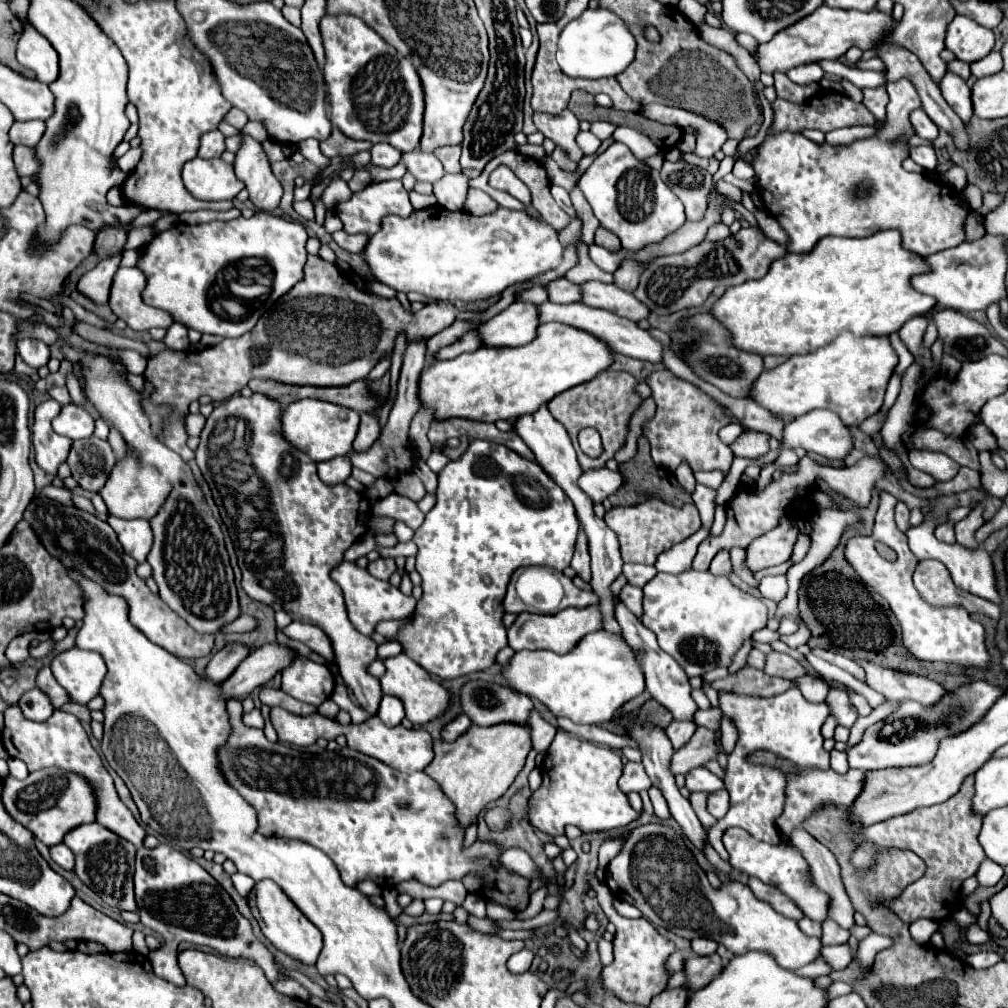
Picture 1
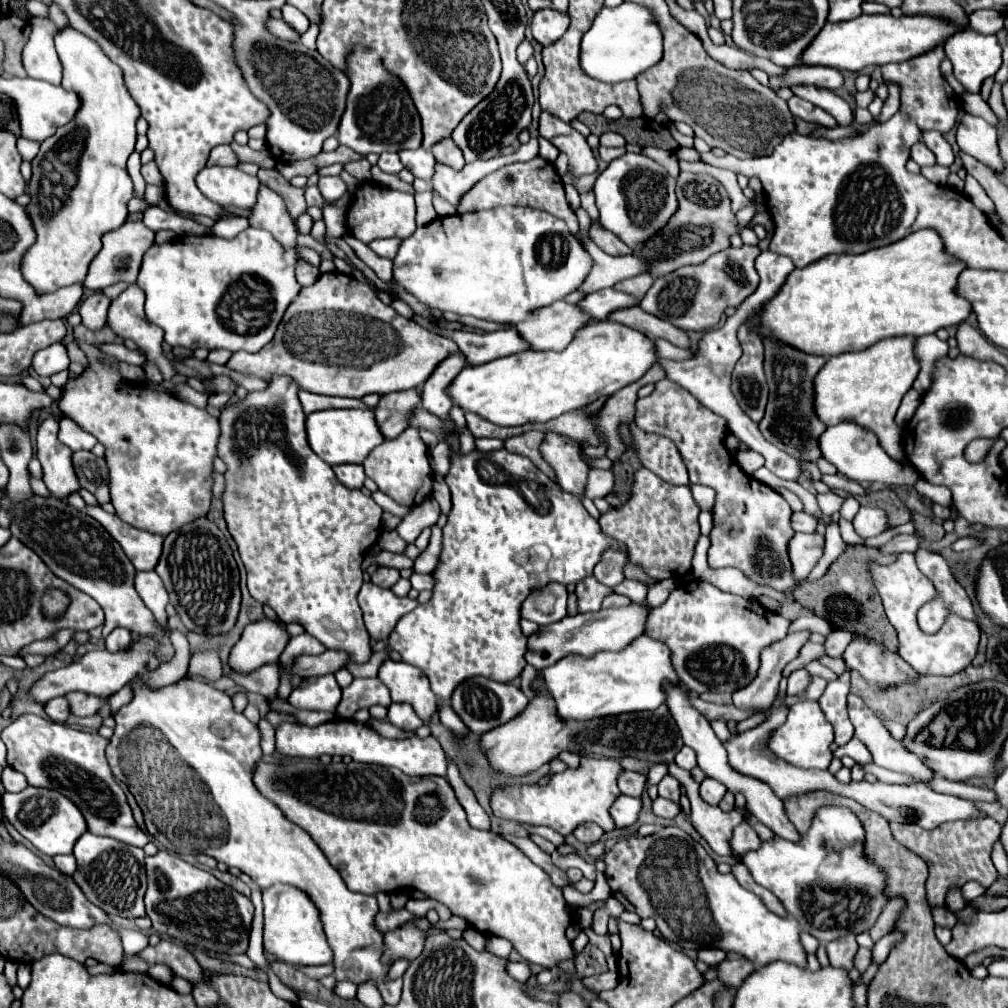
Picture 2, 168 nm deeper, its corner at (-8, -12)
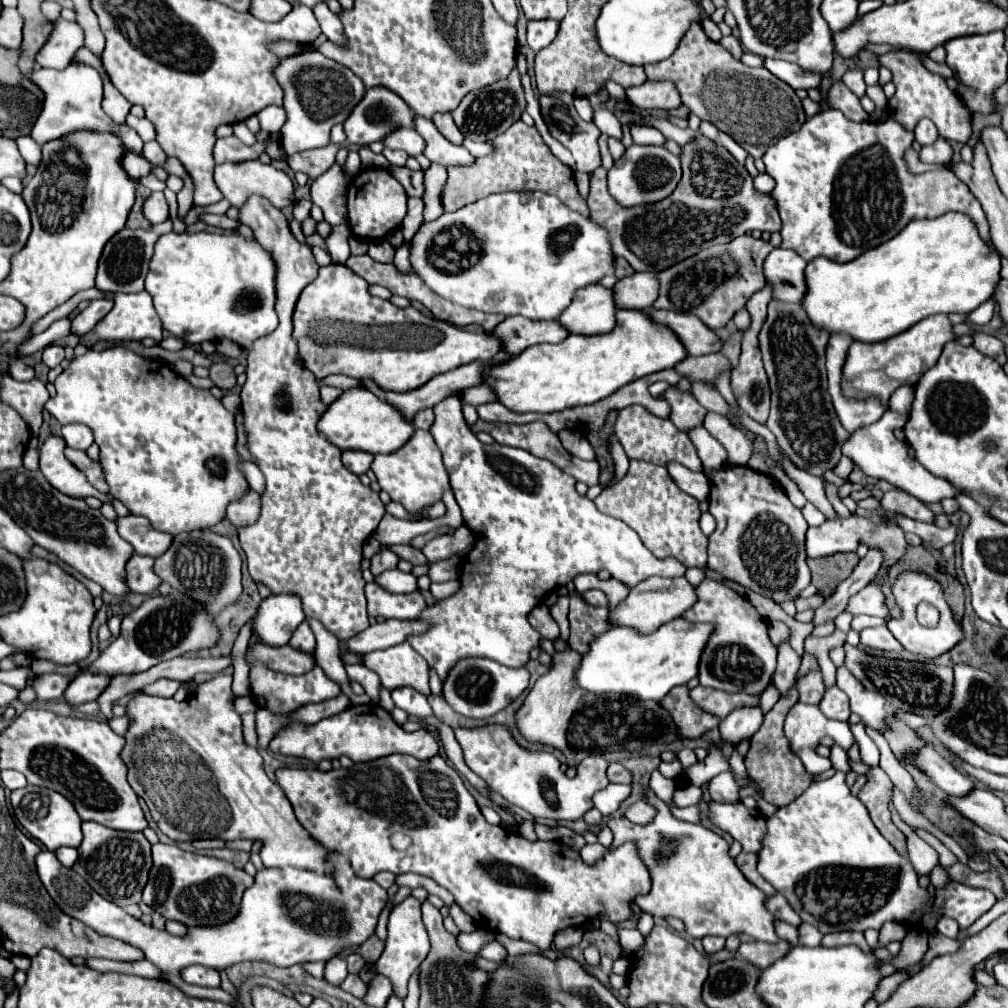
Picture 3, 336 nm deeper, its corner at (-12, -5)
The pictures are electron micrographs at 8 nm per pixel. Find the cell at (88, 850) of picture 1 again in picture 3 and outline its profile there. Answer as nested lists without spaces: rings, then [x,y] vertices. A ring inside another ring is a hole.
[[[83,823],[83,841],[79,845],[79,861],[73,869],[103,897],[119,907],[139,905],[151,869],[151,845],[143,833],[115,831],[99,823]]]

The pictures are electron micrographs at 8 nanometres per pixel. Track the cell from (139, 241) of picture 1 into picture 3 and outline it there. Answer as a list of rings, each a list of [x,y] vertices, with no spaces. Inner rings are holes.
[[[93,299],[89,301],[89,305],[75,315],[75,319],[71,321],[73,325],[73,333],[89,333],[93,331],[93,327],[111,311],[113,301],[109,299]]]

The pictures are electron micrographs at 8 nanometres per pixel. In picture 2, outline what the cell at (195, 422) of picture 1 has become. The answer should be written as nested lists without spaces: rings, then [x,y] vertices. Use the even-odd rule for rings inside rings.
[[[80,344],[87,354],[87,368],[71,378],[63,386],[63,396],[57,408],[63,418],[73,420],[85,432],[91,432],[105,446],[105,460],[109,466],[109,488],[111,504],[121,520],[127,524],[147,530],[151,534],[167,536],[177,528],[197,520],[197,516],[207,516],[211,506],[213,488],[213,458],[217,456],[219,442],[219,420],[207,410],[201,410],[189,402],[179,400],[171,392],[153,390],[147,384],[131,384],[119,372],[119,360],[103,354],[95,346]]]

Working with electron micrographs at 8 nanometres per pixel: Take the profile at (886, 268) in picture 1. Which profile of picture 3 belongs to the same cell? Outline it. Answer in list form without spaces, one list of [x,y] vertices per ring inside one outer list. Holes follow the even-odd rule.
[[[945,213],[935,219],[911,221],[897,237],[869,249],[861,257],[847,263],[837,263],[827,257],[815,257],[805,267],[807,291],[803,295],[803,309],[815,329],[827,333],[845,333],[853,341],[879,343],[893,335],[903,333],[917,321],[937,315],[937,311],[927,309],[955,309],[949,313],[969,313],[985,303],[995,289],[999,277],[1001,261],[979,237],[977,227],[963,213]]]

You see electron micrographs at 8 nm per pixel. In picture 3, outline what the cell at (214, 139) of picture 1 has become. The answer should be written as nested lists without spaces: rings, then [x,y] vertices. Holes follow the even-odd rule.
[[[223,137],[215,143],[213,157],[215,163],[225,163],[225,161],[247,161],[247,159],[257,159],[259,155],[267,151],[271,145],[271,137],[267,141],[256,142],[255,145],[247,147],[243,145],[237,137]]]

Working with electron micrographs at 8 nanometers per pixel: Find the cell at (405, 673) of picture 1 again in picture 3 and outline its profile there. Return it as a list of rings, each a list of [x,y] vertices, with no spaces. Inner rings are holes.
[[[409,643],[367,653],[363,655],[363,663],[381,677],[381,685],[389,691],[399,687],[413,687],[425,697],[431,695],[429,665],[419,653],[413,651]]]

